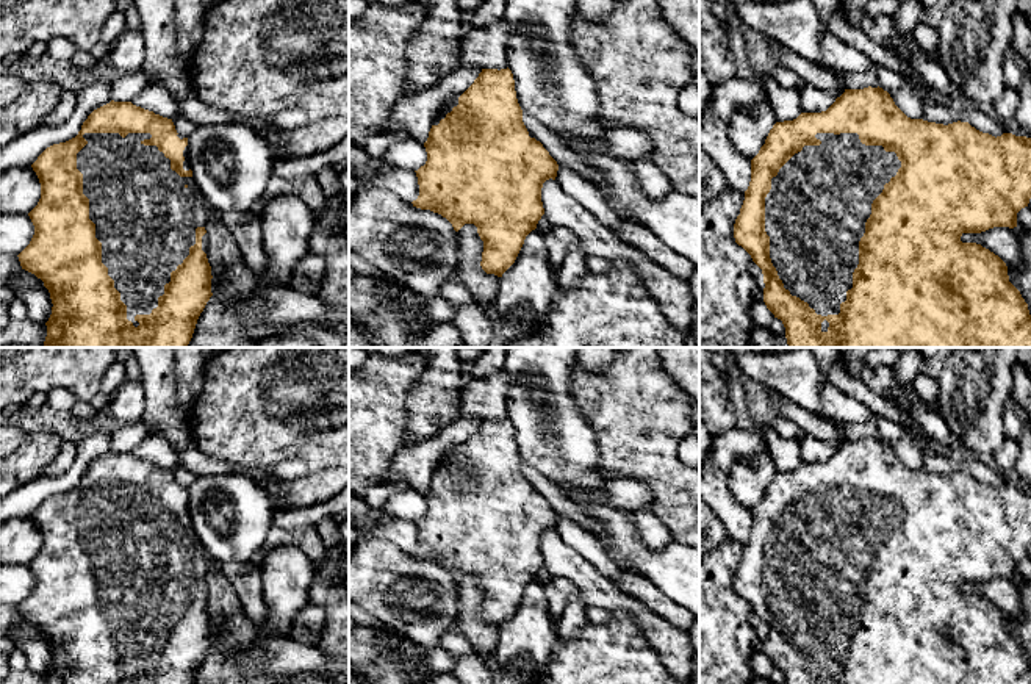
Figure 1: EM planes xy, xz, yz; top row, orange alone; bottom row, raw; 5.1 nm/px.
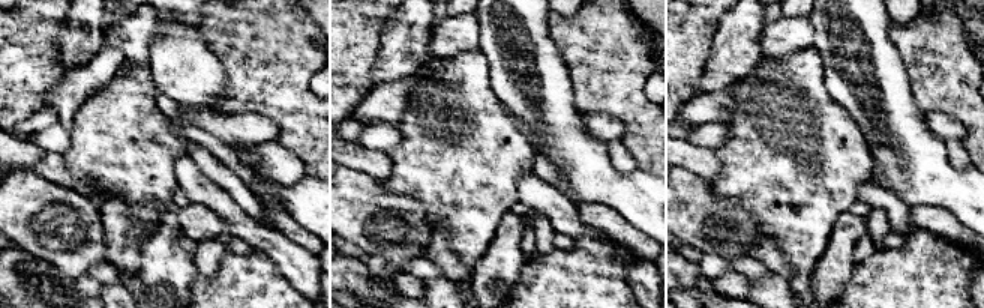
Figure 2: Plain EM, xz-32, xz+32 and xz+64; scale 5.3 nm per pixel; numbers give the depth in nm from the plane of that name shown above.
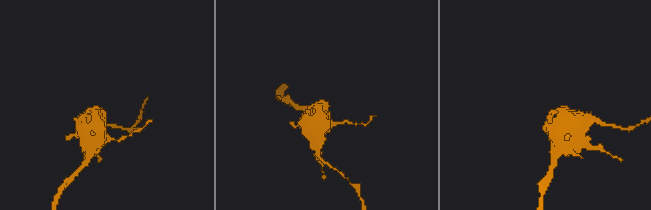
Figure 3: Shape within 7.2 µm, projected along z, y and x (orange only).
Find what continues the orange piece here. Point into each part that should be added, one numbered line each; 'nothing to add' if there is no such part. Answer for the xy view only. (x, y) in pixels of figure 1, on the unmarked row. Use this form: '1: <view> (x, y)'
1: xy (146, 570)

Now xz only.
1: xz (448, 459)

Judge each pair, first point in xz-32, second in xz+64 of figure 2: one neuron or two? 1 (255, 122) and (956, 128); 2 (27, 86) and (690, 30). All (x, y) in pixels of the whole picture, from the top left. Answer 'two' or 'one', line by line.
1: one
2: one

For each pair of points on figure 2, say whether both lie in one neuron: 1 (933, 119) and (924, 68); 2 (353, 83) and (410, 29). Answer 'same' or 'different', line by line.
1: different
2: different

